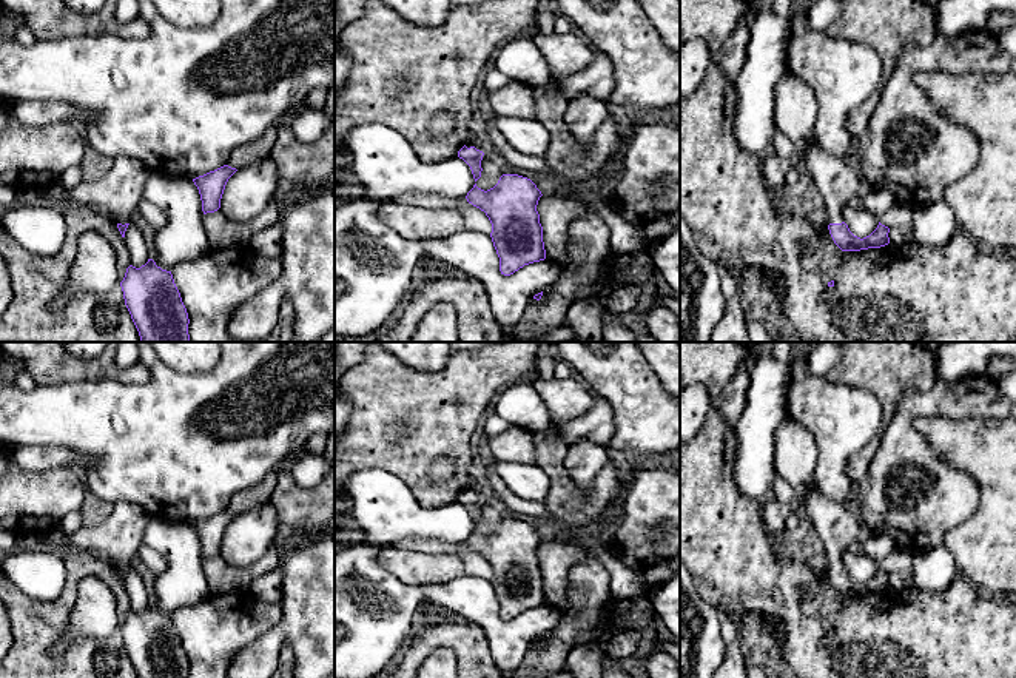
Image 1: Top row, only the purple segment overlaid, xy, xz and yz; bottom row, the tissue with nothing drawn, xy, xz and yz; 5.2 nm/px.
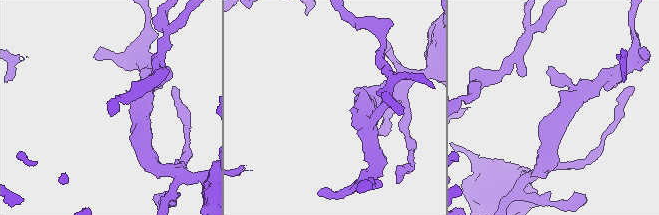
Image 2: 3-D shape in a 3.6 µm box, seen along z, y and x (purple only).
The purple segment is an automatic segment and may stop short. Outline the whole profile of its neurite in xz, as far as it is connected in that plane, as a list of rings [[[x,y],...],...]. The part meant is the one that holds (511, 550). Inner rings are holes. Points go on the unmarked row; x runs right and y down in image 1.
[[[503,519],[487,536],[475,529],[466,541],[492,569],[490,582],[504,621],[546,604],[543,572],[537,556],[541,541],[530,524],[518,519]]]

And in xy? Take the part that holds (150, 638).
[[[148,604],[140,613],[130,610],[120,632],[139,678],[188,678],[188,658],[171,616]]]

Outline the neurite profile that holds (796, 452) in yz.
[[[785,416],[775,431],[775,472],[799,493],[816,490],[812,475],[817,444],[809,430],[791,416]]]

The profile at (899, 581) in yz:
[[[894,572],[890,573],[888,582],[890,589],[900,592],[914,587],[914,576],[913,572]]]

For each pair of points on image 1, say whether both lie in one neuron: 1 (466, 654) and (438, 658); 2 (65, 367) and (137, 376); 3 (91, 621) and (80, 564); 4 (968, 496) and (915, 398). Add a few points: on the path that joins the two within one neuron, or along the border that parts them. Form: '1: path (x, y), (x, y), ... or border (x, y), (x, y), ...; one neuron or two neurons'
1: border (457, 655), (450, 649), (435, 649), (423, 661); two neurons
2: path (84, 369), (108, 369), (119, 373); one neuron
3: border (116, 597), (100, 580), (85, 578), (70, 614); two neurons
4: path (942, 478), (908, 444), (908, 424); one neuron

